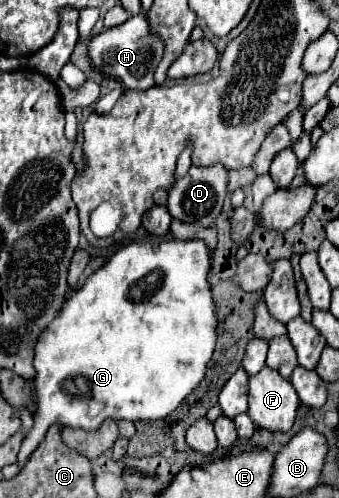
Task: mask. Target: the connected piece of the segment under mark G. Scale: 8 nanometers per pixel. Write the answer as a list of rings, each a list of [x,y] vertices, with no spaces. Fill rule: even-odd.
[[[164,238],[160,242],[128,244],[64,302],[60,314],[42,332],[36,344],[36,414],[34,428],[24,438],[18,454],[20,466],[28,462],[46,430],[56,422],[61,426],[96,430],[106,418],[132,422],[158,420],[166,418],[196,390],[216,346],[218,318],[208,282],[210,256],[212,252],[202,240]],[[92,402],[104,402],[104,408],[90,414]]]

